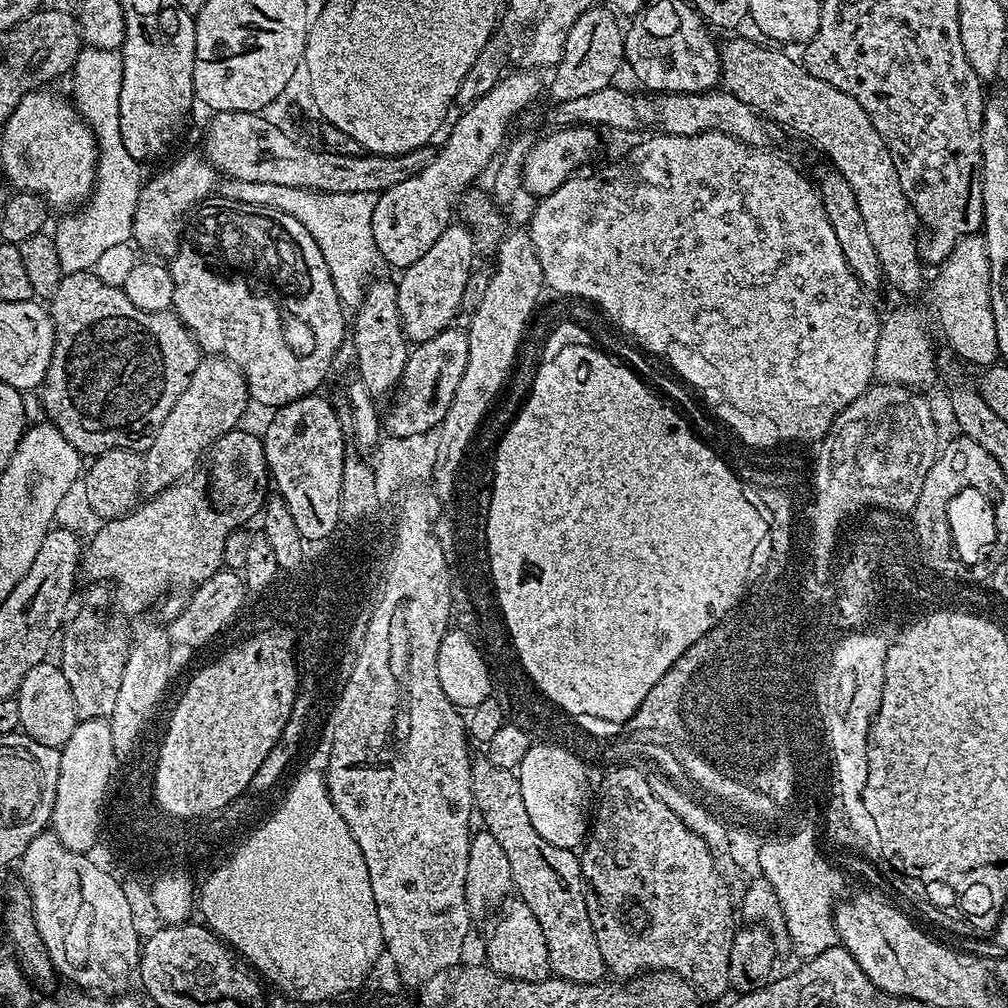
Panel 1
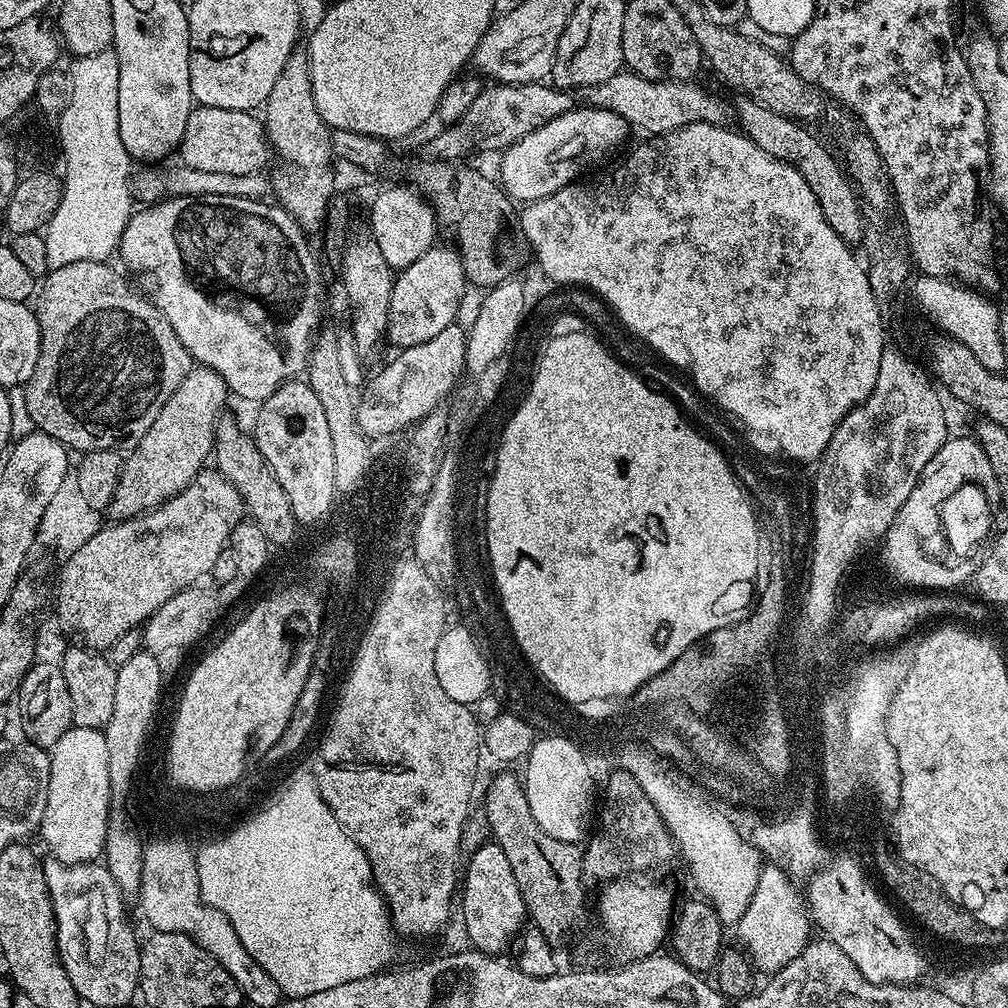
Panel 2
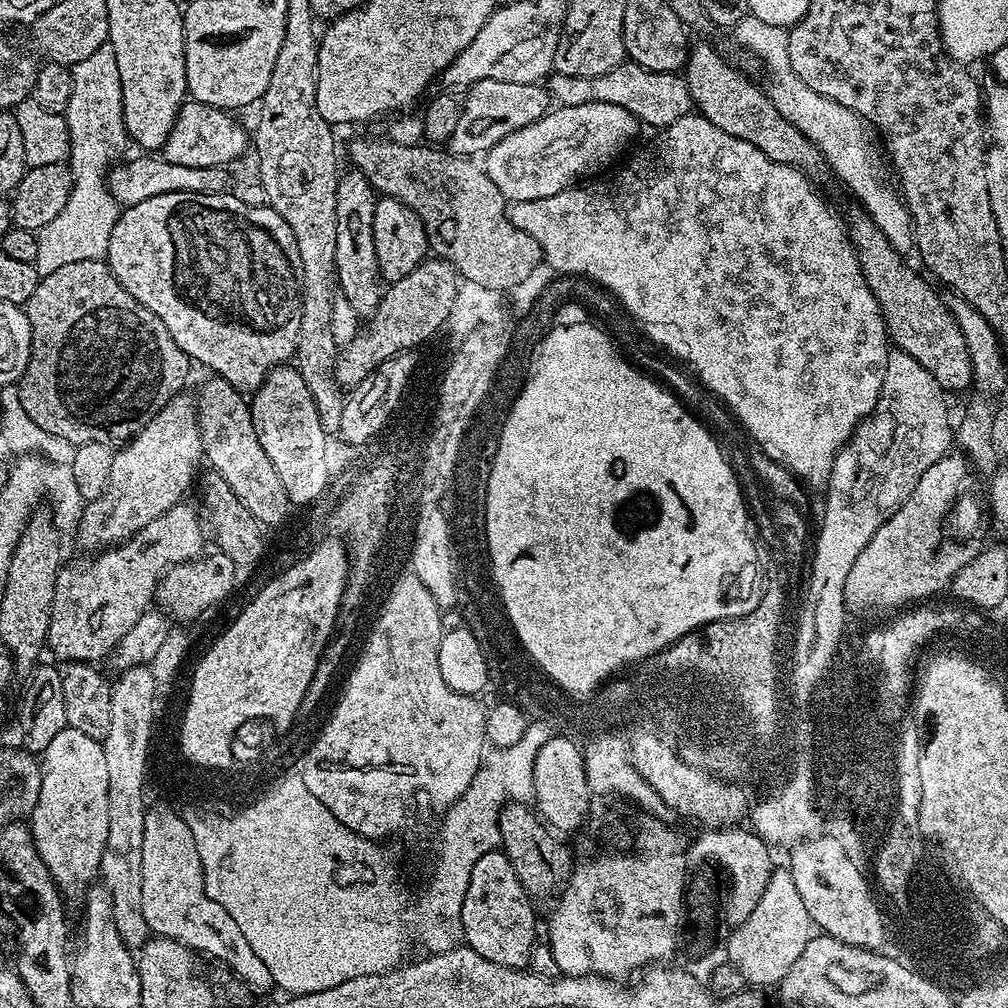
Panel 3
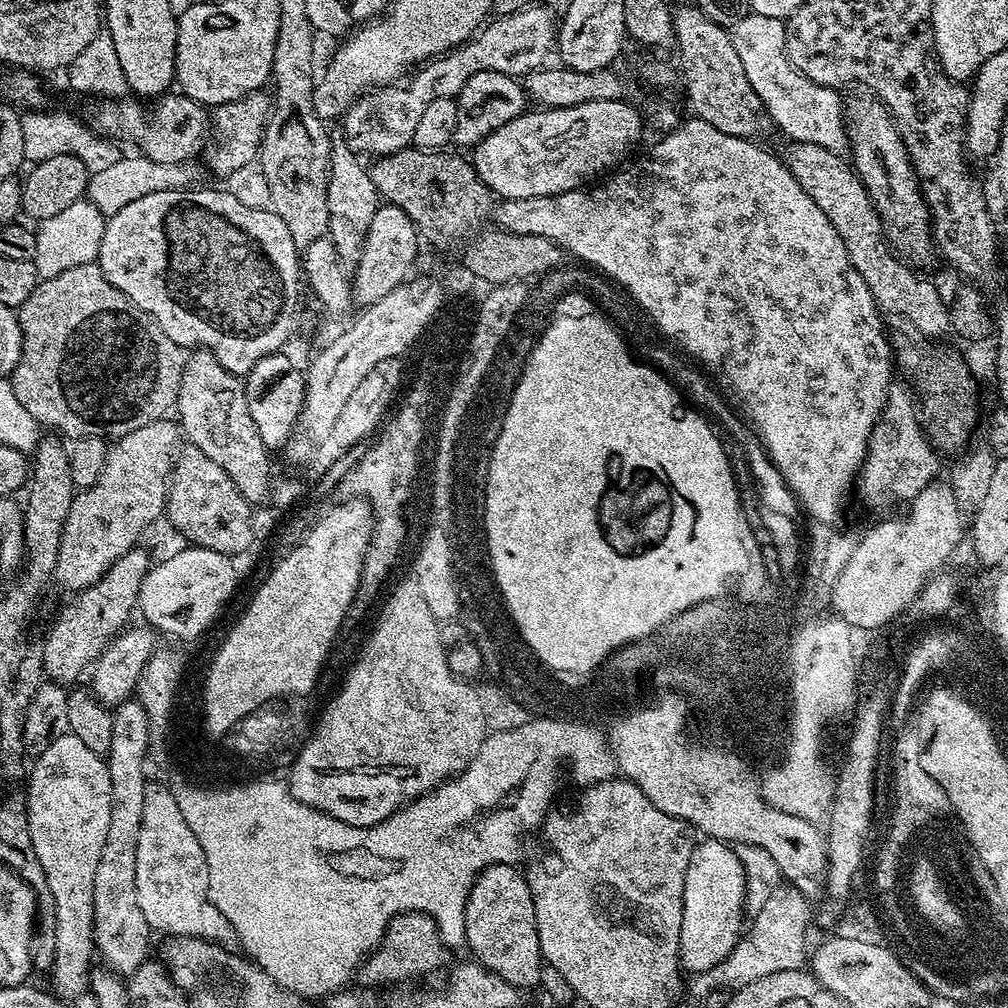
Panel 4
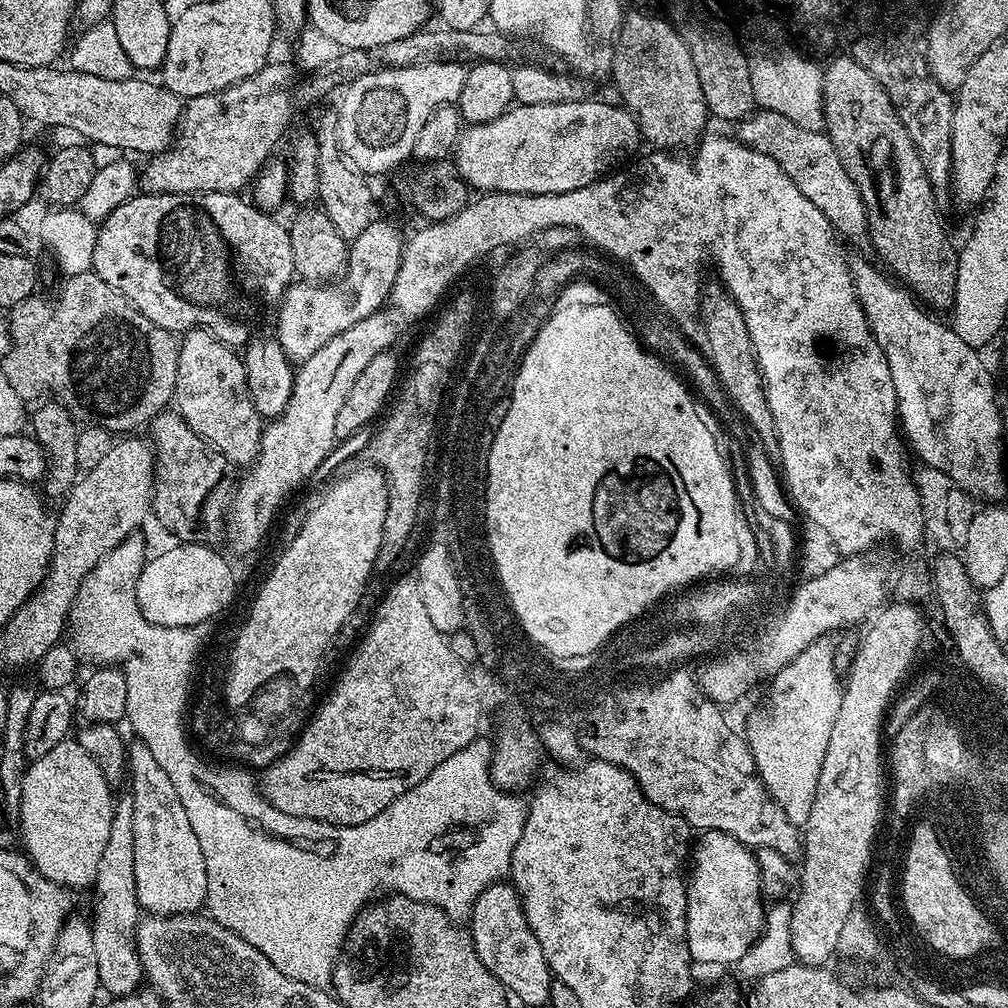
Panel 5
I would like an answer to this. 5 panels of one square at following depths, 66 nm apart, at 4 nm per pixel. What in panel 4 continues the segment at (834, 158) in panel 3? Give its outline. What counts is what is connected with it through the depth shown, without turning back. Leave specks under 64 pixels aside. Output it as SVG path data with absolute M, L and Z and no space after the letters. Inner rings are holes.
M749 12L738 23L731 25L731 41L734 50L746 69L746 78L754 86L754 94L762 98L773 125L798 142L810 142L832 152L843 153L847 149L848 134L844 125L843 101L835 88L812 83L797 71L785 53L785 21Z

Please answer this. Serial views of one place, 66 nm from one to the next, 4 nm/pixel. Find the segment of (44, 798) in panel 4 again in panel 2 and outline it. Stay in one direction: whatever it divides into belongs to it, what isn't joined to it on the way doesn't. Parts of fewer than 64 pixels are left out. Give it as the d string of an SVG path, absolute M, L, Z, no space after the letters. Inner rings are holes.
M70 727L50 749L50 790L46 794L46 810L38 829L44 835L55 859L64 864L87 864L95 861L104 851L108 810L112 803L110 790L110 754L106 751L106 738L99 728Z

